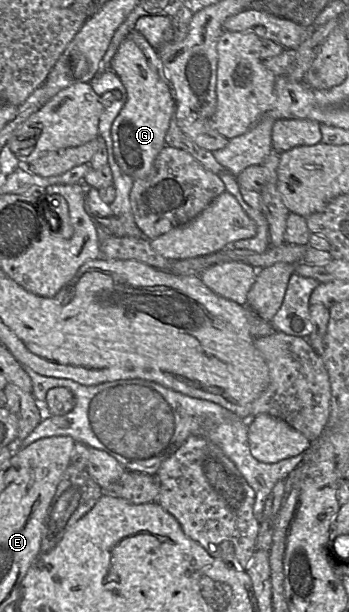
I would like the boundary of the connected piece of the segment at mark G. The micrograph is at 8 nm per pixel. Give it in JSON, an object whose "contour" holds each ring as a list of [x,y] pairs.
{"contour":[[[125,38],[120,43],[109,69],[118,76],[125,89],[124,105],[111,126],[112,152],[122,171],[134,180],[142,179],[150,173],[157,155],[167,146],[165,135],[176,111],[174,95],[131,39]]]}

